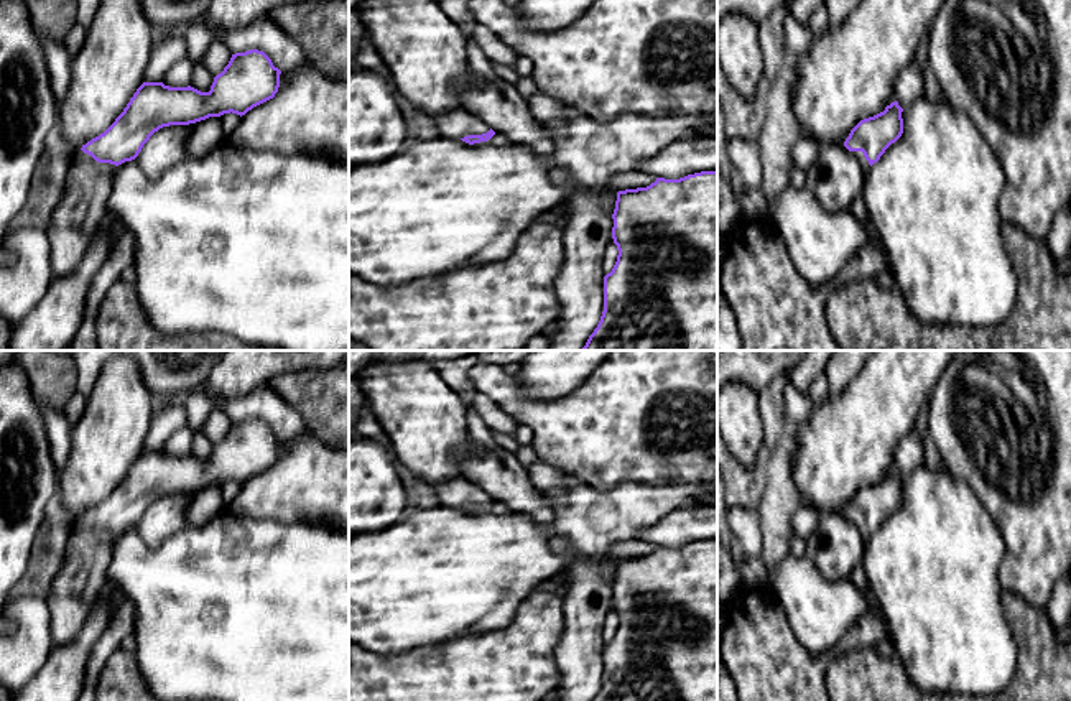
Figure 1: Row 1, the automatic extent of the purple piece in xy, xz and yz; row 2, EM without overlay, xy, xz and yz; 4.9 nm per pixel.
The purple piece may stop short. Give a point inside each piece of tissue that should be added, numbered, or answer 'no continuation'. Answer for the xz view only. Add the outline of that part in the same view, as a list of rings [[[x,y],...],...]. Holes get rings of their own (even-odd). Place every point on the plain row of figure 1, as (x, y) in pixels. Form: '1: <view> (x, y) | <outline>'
1: xz (456, 492) | [[[462,476],[439,484],[433,489],[433,500],[436,505],[461,508],[467,504],[487,502],[490,495],[466,480]]]

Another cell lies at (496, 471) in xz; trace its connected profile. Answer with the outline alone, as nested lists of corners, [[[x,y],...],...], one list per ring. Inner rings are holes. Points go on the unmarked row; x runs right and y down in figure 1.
[[[469,439],[467,451],[461,456],[459,471],[466,480],[513,512],[526,513],[540,525],[554,522],[553,507],[531,484],[528,467],[513,453],[502,448],[484,448]]]

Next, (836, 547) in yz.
[[[824,513],[806,538],[803,555],[828,581],[844,581],[860,564],[864,540],[844,513]]]

